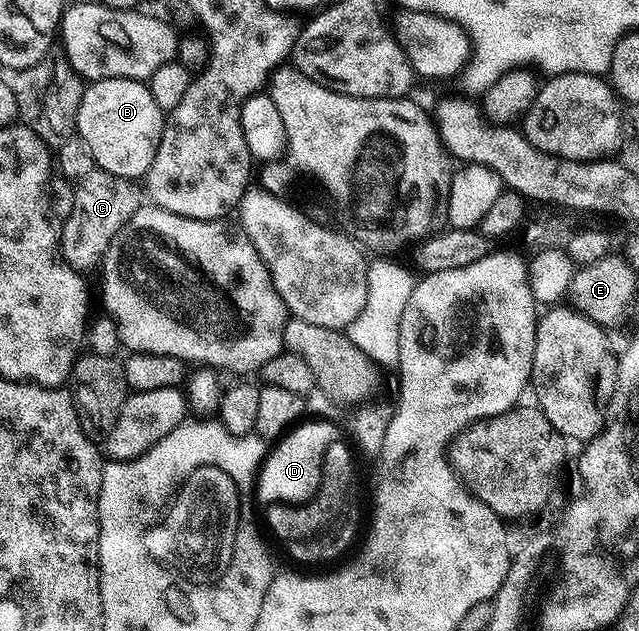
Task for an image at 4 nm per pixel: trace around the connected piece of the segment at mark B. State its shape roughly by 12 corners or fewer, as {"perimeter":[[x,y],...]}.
{"perimeter":[[143,81],[84,87],[76,134],[99,169],[140,180],[165,111]]}

